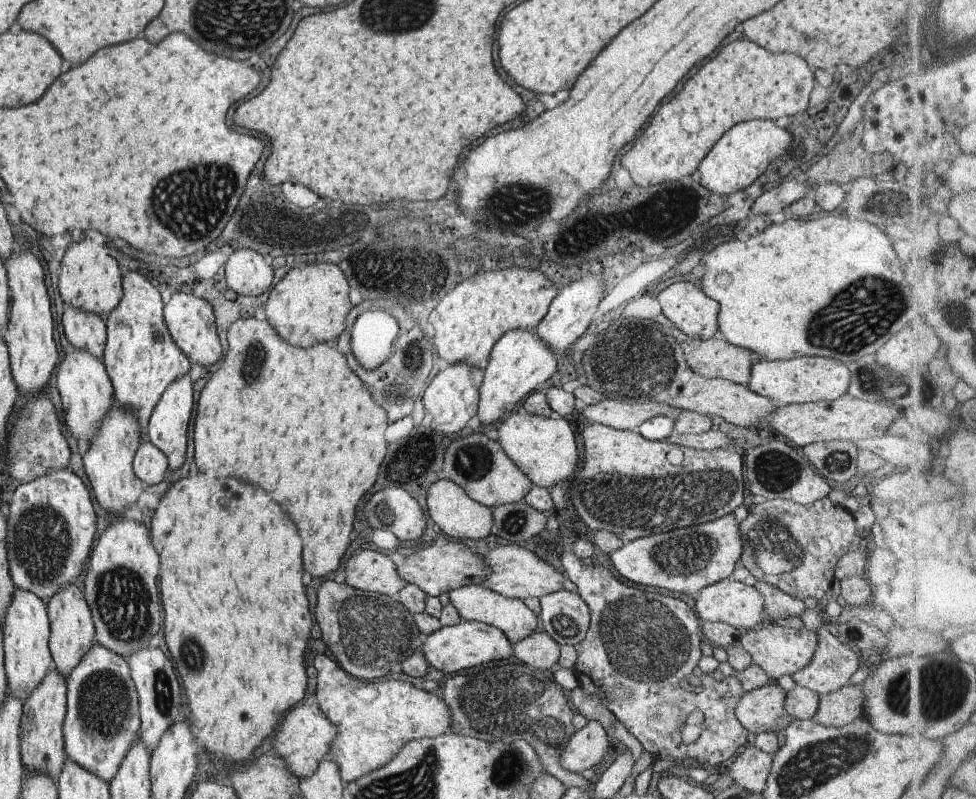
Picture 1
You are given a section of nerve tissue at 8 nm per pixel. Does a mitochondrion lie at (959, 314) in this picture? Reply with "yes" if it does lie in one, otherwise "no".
yes

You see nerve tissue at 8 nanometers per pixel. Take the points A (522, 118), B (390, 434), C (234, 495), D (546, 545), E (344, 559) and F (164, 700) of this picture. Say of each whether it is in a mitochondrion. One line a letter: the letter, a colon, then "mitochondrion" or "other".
A: other
B: other
C: other
D: mitochondrion
E: other
F: mitochondrion

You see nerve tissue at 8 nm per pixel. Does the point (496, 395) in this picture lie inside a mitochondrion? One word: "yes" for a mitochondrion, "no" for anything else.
no

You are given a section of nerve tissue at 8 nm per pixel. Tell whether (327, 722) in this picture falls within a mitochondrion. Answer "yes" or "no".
no

